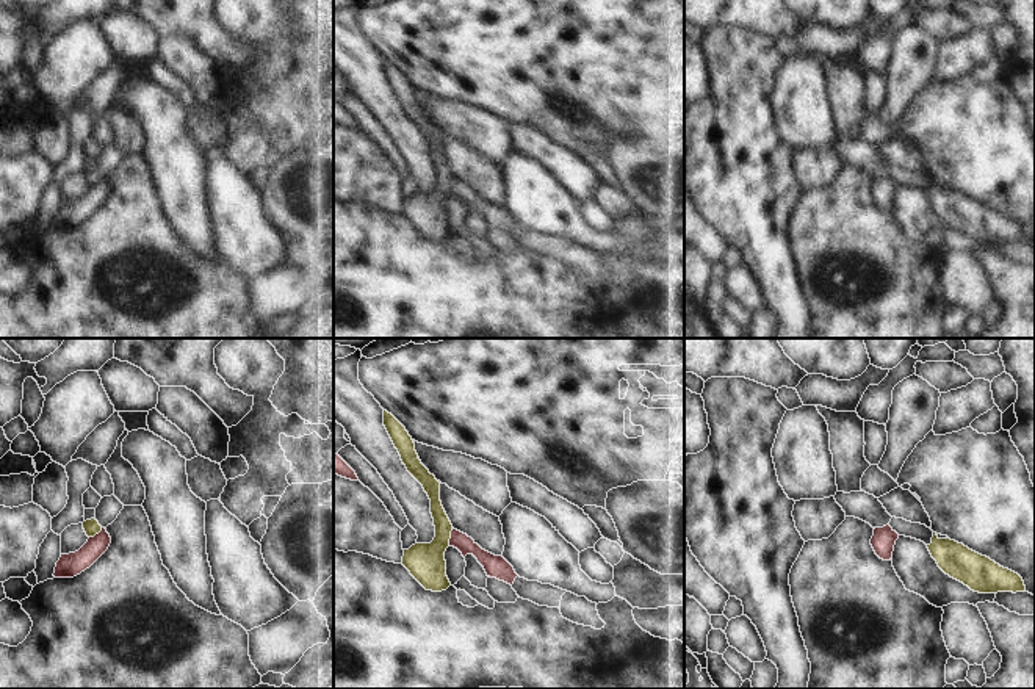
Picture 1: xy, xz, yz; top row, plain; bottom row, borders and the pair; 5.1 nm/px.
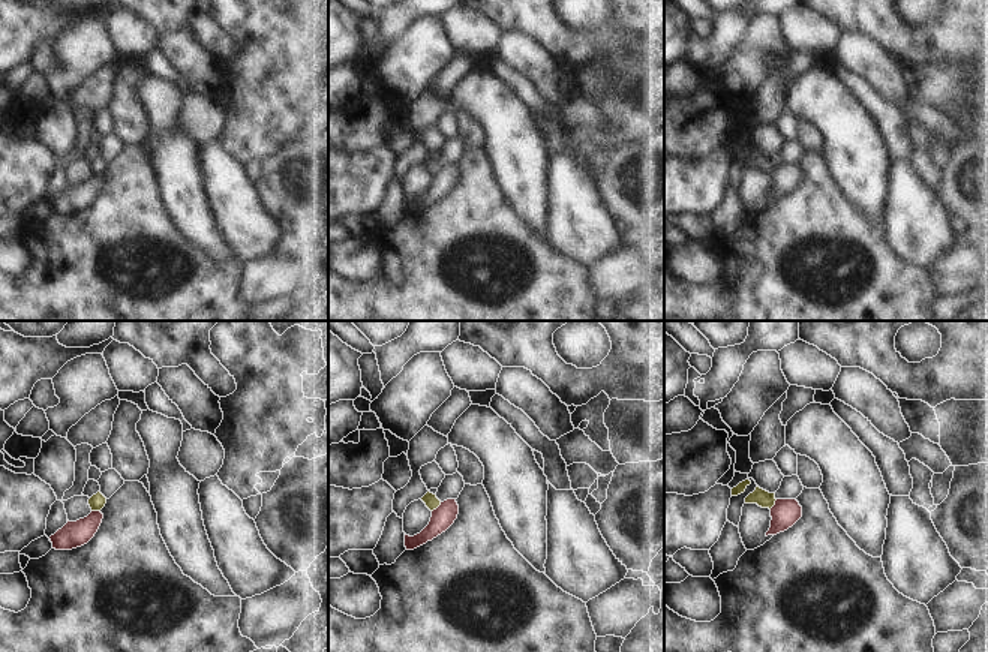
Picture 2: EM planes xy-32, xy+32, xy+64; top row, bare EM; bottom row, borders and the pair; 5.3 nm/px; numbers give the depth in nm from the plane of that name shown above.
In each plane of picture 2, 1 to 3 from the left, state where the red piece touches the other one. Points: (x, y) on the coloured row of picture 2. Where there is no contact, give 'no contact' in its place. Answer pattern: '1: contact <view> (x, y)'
1: contact xy-32 (96, 510)
2: contact xy+32 (437, 507)
3: contact xy+64 (774, 504)

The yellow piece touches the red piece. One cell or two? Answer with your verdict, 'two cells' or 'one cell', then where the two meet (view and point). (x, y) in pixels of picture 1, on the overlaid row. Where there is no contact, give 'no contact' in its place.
two cells | xz (450, 537)

